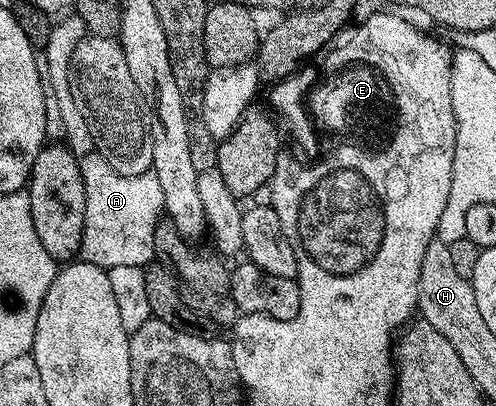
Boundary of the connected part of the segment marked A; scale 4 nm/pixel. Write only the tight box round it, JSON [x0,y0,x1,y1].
[79,159,163,269]

